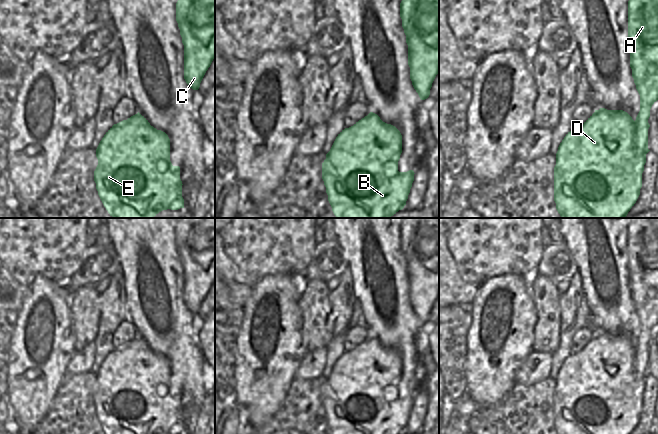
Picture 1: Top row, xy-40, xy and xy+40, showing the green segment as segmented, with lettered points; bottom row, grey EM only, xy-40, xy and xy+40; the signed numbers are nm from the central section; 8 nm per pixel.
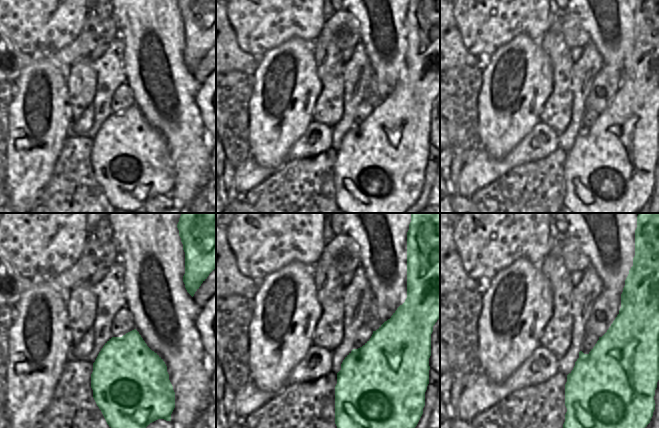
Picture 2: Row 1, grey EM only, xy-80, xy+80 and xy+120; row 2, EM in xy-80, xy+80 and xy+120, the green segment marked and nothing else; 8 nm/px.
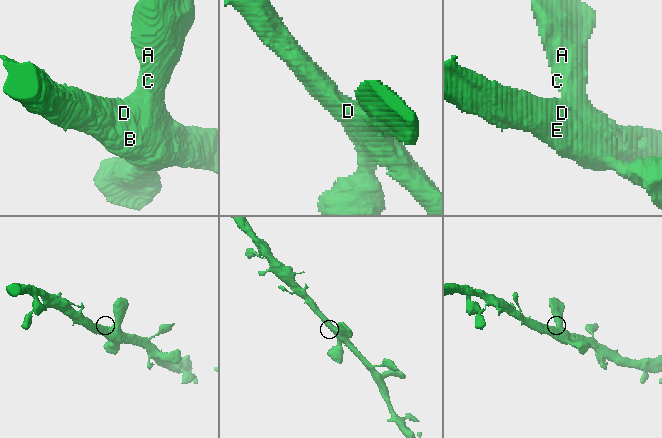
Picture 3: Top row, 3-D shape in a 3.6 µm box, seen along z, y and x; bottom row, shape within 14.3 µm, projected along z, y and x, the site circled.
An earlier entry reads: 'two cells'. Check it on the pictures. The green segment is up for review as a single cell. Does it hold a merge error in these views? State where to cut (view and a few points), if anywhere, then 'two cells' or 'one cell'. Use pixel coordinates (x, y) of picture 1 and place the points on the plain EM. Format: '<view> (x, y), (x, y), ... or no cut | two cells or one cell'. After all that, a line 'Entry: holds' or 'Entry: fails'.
no cut | one cell
Entry: fails

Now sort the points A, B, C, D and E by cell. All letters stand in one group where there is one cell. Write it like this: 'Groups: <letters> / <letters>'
Groups: A B C D E

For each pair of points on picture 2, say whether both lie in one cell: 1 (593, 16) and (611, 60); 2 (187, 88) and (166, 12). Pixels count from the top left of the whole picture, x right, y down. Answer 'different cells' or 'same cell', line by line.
1: same cell
2: same cell

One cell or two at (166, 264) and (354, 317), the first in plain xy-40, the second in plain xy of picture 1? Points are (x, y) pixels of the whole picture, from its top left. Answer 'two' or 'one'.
two

